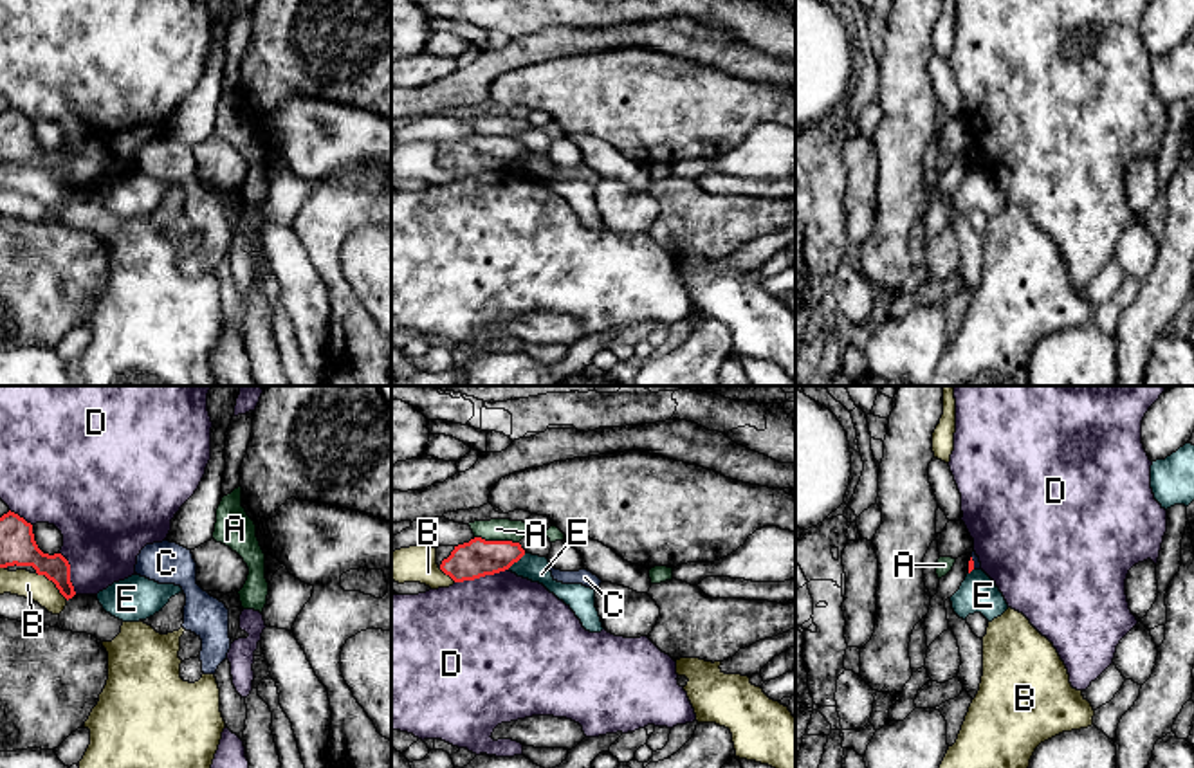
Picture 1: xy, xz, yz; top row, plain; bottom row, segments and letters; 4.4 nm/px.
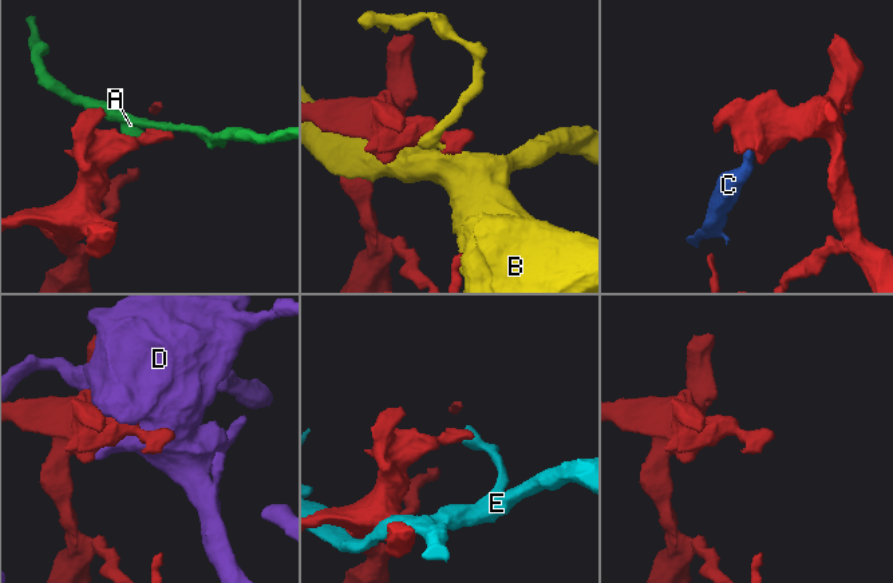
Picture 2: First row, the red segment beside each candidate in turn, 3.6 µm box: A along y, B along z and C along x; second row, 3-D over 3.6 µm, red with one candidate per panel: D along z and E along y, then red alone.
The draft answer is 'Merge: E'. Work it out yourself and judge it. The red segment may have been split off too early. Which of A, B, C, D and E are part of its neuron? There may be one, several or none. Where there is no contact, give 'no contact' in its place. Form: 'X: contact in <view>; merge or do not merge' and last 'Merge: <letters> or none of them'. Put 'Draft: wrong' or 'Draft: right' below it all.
A: contact in xz; do not merge
B: contact in xy; do not merge
C: contact in yz; do not merge
D: contact in xz; do not merge
E: contact in xz; do not merge
Merge: none of them
Draft: wrong

